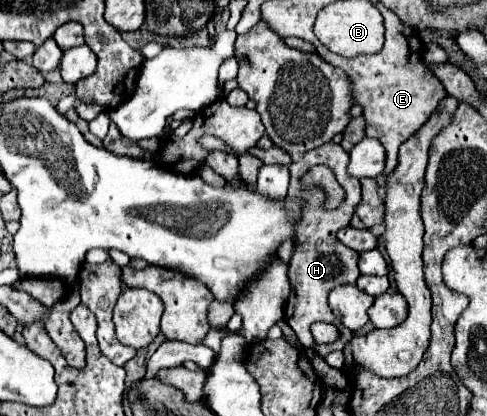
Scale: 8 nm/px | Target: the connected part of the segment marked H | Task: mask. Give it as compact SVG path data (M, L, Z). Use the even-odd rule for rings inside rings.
M327 142L325 146L319 146L319 148L313 148L309 150L307 154L303 154L303 158L295 160L289 164L289 174L291 174L291 182L293 186L299 186L299 178L315 164L325 164L329 166L339 184L343 186L345 190L345 202L337 208L337 210L323 210L323 192L321 190L311 190L309 196L305 198L297 198L303 202L301 206L301 218L295 222L295 232L293 232L293 256L289 260L289 278L291 278L291 296L287 300L287 306L285 306L285 318L287 318L287 324L295 330L299 342L305 346L305 348L311 348L315 350L317 356L325 358L327 354L335 352L335 350L343 350L349 340L355 336L355 332L351 332L349 328L337 324L337 318L333 316L329 304L327 304L327 296L329 292L335 288L335 286L341 286L341 284L355 284L355 280L359 278L359 268L357 268L357 262L359 262L359 252L355 250L349 250L343 242L337 240L337 230L349 226L349 220L355 212L355 206L359 204L361 200L361 184L357 178L349 176L347 174L347 162L349 162L349 154L335 142ZM313 322L331 322L339 328L341 332L341 338L333 344L317 344L311 336L311 330L309 326Z

